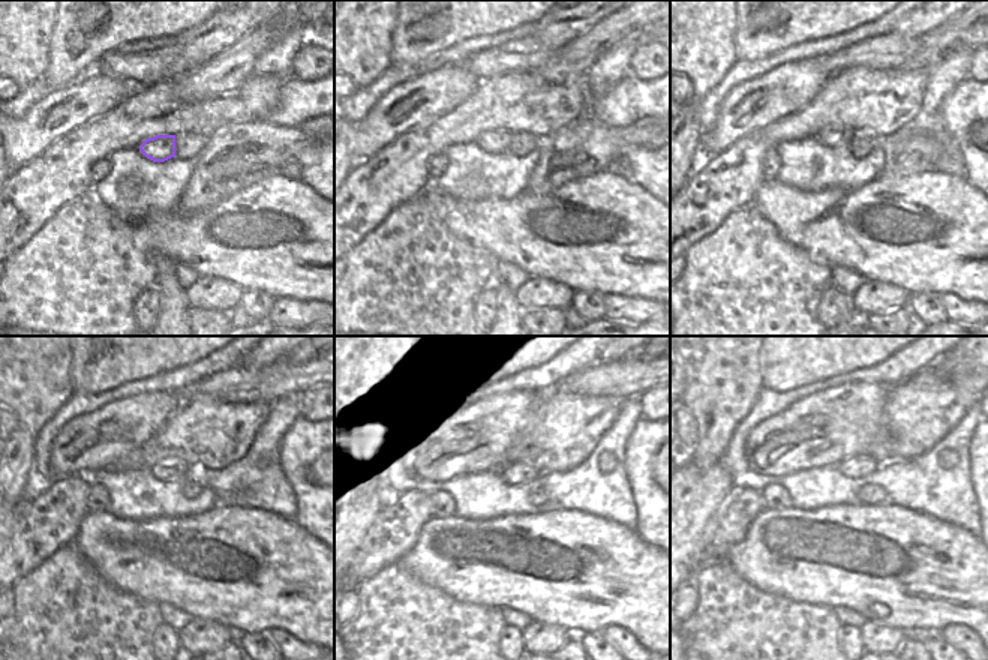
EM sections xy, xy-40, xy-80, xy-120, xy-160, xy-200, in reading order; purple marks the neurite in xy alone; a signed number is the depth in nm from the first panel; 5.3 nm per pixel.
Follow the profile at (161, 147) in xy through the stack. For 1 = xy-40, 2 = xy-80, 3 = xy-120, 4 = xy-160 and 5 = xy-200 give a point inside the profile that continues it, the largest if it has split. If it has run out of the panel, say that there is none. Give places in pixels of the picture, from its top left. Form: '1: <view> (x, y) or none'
1: xy-40 (496, 140)
2: xy-80 (829, 137)
3: xy-120 (177, 471)
4: xy-160 (513, 471)
5: xy-200 (862, 465)

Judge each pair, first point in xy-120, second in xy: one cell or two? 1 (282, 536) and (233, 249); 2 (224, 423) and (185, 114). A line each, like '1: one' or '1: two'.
1: one
2: one

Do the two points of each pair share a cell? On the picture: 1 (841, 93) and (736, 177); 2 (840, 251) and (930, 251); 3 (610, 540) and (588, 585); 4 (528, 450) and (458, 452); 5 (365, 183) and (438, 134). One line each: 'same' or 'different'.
1: same
2: same
3: same
4: different
5: same

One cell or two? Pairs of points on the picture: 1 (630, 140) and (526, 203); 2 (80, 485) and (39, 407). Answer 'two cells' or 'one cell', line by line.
1: two cells
2: two cells

